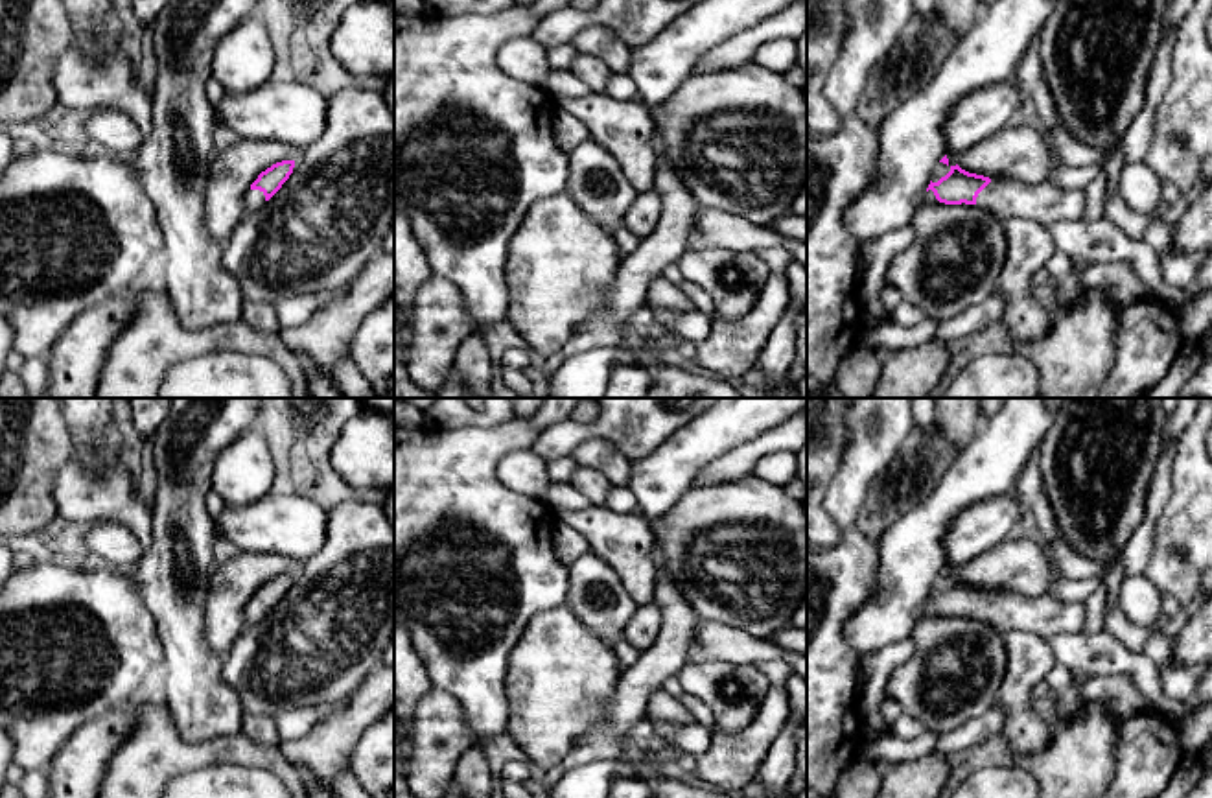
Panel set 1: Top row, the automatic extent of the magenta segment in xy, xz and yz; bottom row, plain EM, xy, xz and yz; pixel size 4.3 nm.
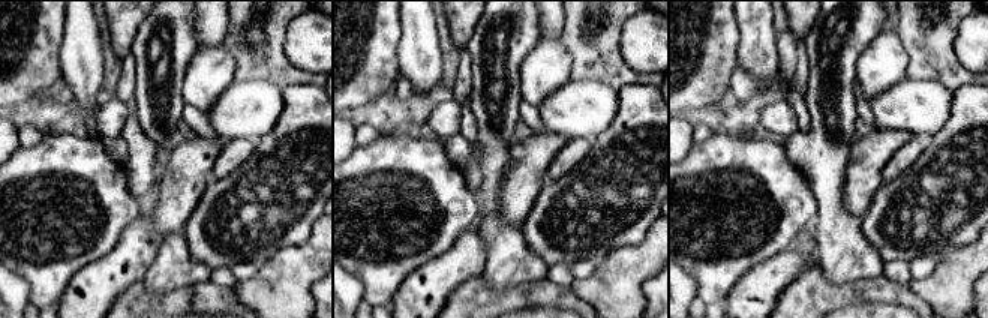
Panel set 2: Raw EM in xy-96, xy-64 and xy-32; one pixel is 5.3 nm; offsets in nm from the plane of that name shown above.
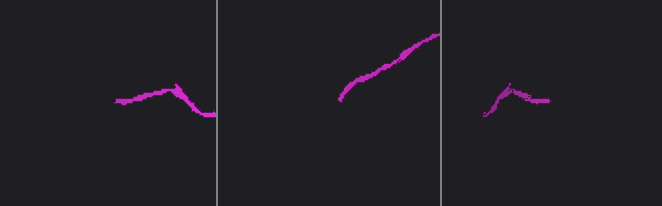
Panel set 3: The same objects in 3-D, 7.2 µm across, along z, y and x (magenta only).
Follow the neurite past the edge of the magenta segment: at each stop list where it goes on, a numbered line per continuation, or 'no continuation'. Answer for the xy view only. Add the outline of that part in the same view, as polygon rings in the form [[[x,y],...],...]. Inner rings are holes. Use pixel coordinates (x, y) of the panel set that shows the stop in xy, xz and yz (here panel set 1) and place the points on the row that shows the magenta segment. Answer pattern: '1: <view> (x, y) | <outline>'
1: xy (253, 199) | [[[247,190],[245,195],[243,195],[243,210],[245,212],[252,212],[252,210],[258,210],[260,206],[263,206],[267,201],[265,201],[265,195],[263,192],[260,190]]]

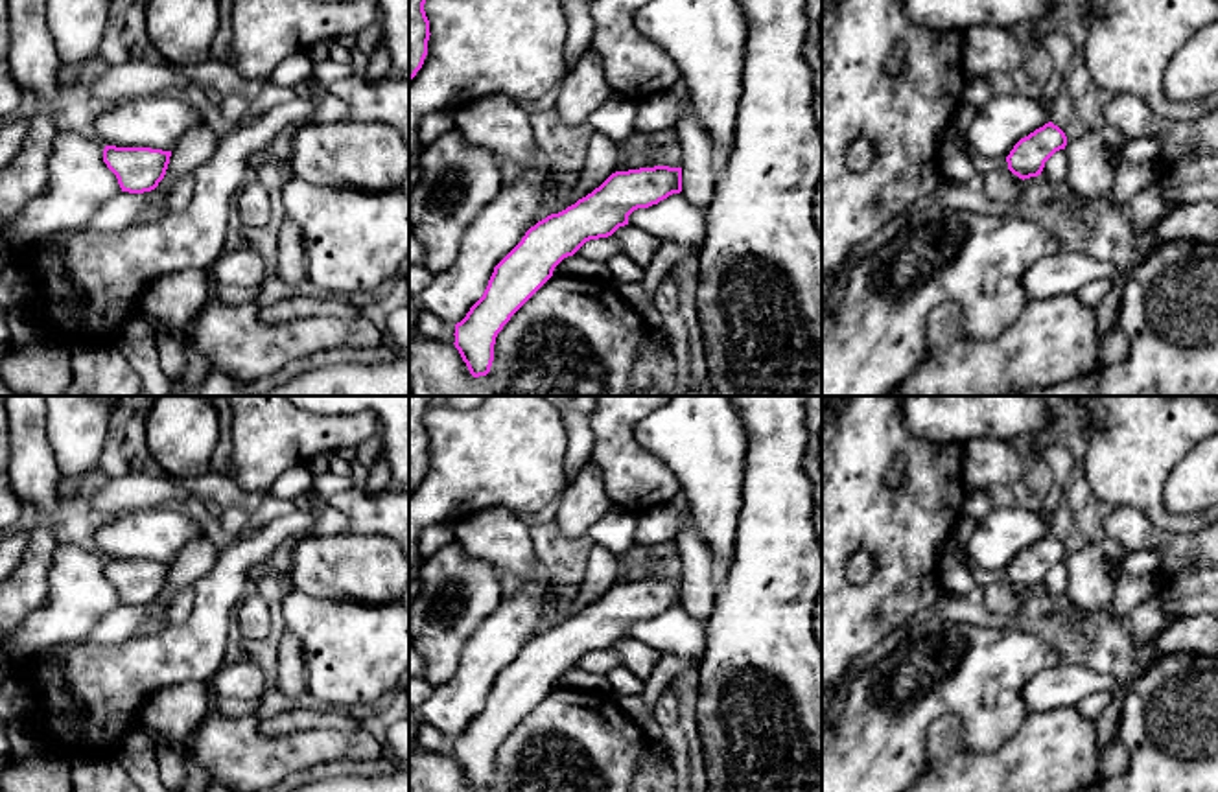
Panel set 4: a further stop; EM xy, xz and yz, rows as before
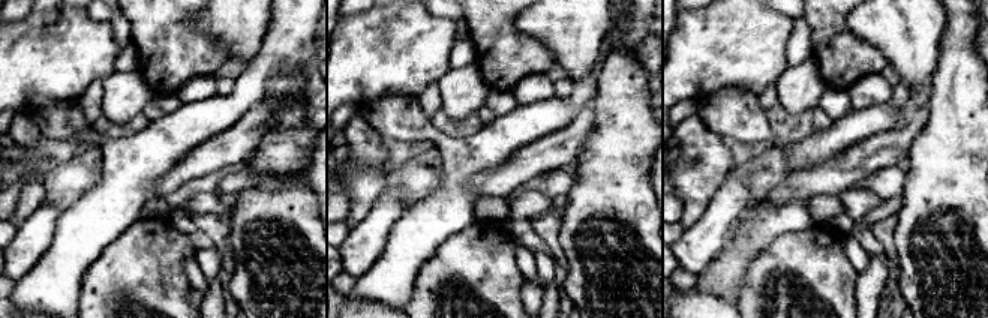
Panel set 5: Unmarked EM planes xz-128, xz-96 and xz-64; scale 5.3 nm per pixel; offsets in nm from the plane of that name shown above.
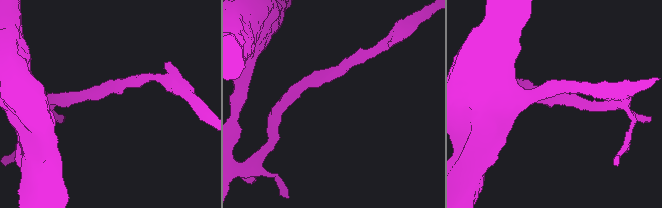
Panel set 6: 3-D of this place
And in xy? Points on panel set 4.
no continuation

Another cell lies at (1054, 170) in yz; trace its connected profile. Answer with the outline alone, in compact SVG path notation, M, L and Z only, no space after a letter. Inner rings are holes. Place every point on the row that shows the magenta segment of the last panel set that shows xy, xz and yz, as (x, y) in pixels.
M1065 149L1056 151L1047 162L1041 171L1041 177L1048 182L1058 184L1060 181L1065 181L1067 177L1067 153Z

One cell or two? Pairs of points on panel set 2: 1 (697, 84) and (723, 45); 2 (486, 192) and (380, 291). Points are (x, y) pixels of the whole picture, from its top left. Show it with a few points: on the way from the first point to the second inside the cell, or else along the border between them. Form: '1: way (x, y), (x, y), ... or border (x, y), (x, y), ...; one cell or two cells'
1: way (697, 75), (714, 54); one cell
2: border (477, 195), (480, 215); two cells

